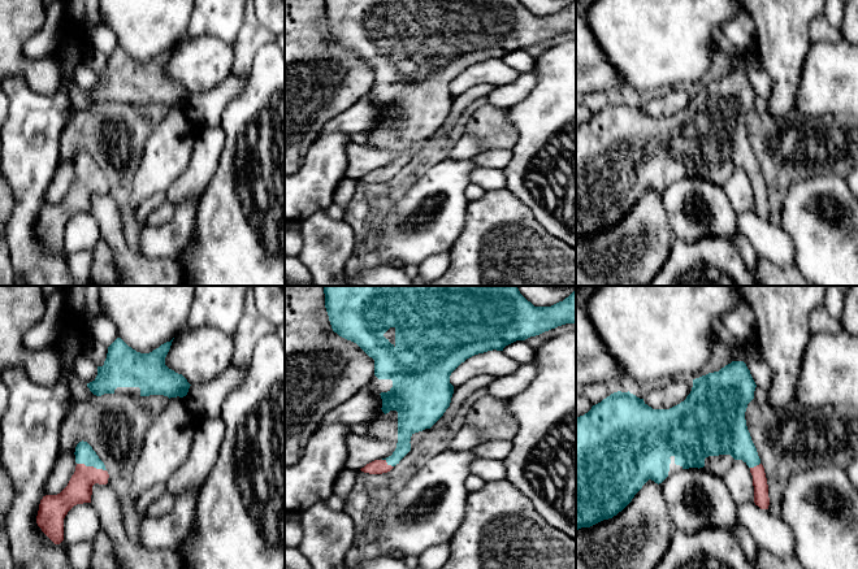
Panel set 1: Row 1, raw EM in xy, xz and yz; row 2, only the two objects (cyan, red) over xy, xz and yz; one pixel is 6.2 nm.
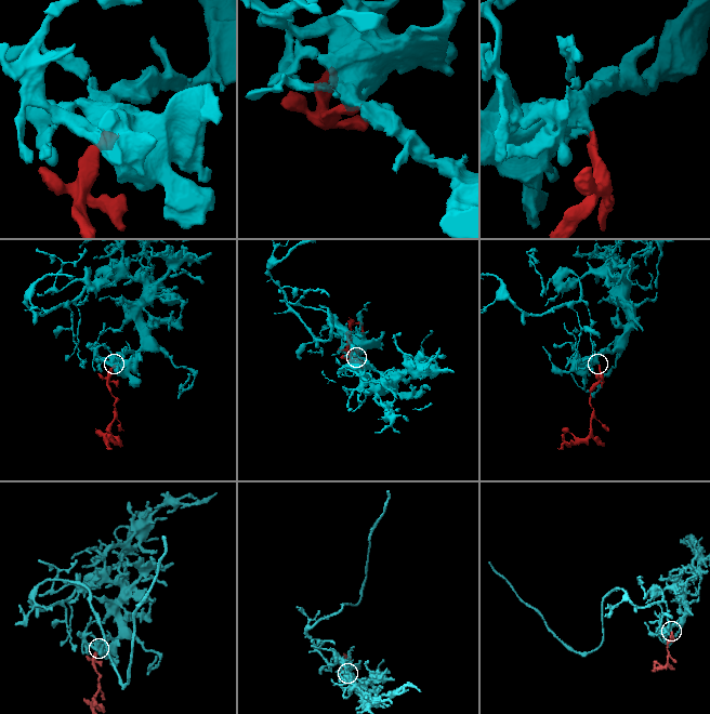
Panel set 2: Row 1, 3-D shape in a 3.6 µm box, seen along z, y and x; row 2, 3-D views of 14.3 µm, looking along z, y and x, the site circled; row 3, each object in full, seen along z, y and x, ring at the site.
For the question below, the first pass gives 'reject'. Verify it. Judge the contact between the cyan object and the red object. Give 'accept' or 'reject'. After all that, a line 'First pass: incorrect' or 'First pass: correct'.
accept
First pass: incorrect

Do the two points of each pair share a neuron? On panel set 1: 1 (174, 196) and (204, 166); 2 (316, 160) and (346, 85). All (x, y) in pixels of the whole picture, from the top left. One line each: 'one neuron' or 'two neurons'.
1: one neuron
2: two neurons

